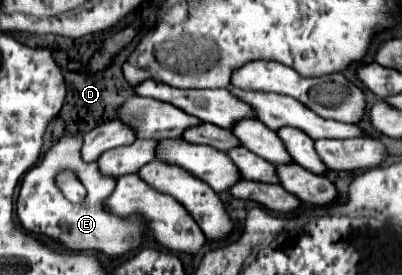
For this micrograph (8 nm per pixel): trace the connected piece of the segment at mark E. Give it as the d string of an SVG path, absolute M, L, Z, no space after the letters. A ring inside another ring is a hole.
M64 134L38 162L38 166L30 168L22 180L22 188L16 200L16 216L26 232L44 236L48 240L58 242L66 252L102 252L108 258L122 258L124 254L138 250L148 234L144 220L138 214L120 218L106 210L106 200L116 188L114 176L100 174L98 162L84 162L82 160L82 134ZM64 168L70 168L78 174L80 182L86 186L88 196L80 204L68 202L60 190L56 188L56 174Z

